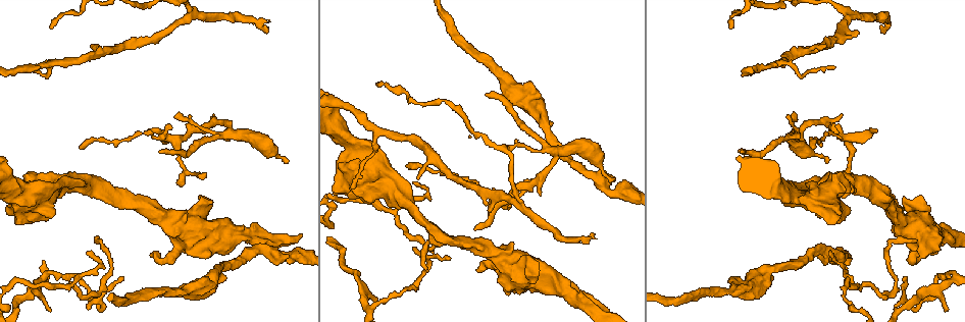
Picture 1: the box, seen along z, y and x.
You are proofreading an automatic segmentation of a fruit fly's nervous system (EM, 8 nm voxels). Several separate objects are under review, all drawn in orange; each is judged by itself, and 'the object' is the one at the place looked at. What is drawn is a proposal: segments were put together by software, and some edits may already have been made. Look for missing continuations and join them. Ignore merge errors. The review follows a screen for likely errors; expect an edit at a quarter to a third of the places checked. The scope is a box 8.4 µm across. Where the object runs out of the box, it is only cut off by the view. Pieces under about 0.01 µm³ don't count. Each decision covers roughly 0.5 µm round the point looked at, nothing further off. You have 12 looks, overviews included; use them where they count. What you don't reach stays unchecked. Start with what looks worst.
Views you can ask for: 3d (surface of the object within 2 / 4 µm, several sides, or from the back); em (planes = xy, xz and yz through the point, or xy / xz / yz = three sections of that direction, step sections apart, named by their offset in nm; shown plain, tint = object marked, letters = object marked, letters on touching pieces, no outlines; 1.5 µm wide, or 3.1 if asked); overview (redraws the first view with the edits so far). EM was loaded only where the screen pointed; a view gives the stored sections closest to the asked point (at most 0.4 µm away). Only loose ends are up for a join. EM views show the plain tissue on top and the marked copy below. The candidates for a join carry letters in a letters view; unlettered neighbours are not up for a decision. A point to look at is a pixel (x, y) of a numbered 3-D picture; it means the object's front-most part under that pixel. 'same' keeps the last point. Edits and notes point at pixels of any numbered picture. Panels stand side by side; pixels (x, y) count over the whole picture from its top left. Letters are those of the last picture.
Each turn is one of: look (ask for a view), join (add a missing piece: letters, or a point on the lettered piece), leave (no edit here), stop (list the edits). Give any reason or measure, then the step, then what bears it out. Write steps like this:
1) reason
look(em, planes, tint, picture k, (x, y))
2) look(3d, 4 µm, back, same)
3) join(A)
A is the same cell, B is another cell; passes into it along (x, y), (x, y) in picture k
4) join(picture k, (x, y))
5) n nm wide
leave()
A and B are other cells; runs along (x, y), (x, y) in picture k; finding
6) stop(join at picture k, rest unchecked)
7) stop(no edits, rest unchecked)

an open end
look(3d, 2 µm, picture 1, (881, 32))

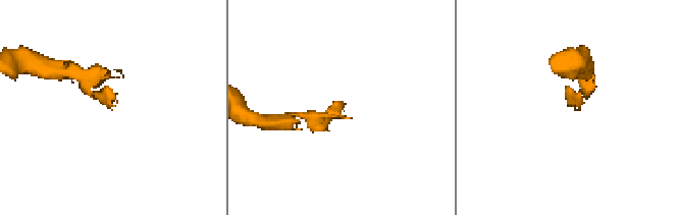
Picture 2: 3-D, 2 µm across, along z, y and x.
now the EM
look(em, xy, step 4, letters, picture 2, (343, 105))

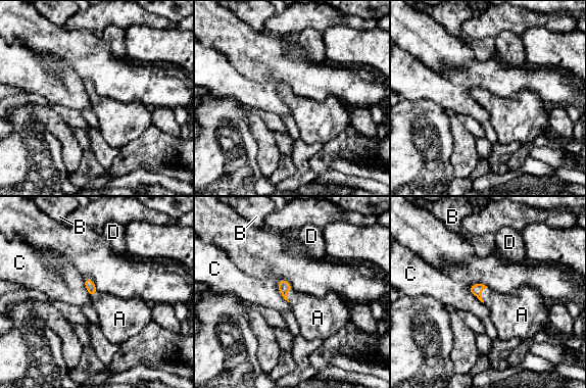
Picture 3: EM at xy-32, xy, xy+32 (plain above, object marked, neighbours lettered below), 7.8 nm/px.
another direction
look(em, planes, letters, same)

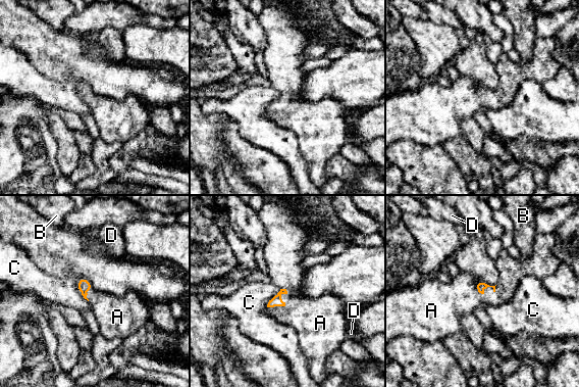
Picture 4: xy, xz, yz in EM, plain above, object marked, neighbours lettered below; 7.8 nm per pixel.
join(A)
A is the same cell, B, C and D are other cells; passes into it along (275, 300), (284, 303), (312, 318) in picture 4; it goes on there

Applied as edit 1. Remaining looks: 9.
an open end
look(em, planes, letters, picture 1, (159, 153))

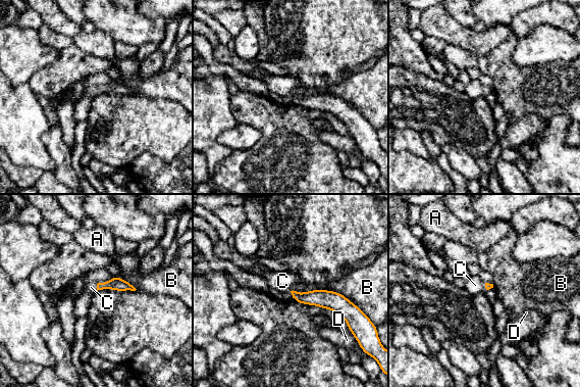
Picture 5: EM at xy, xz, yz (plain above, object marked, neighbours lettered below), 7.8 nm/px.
join(C)
C is the same cell, A, B and D are other cells; passes into it along (116, 283), (97, 284), (91, 287) in picture 5; the cell continues

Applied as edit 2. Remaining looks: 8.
redraw
look(overview)

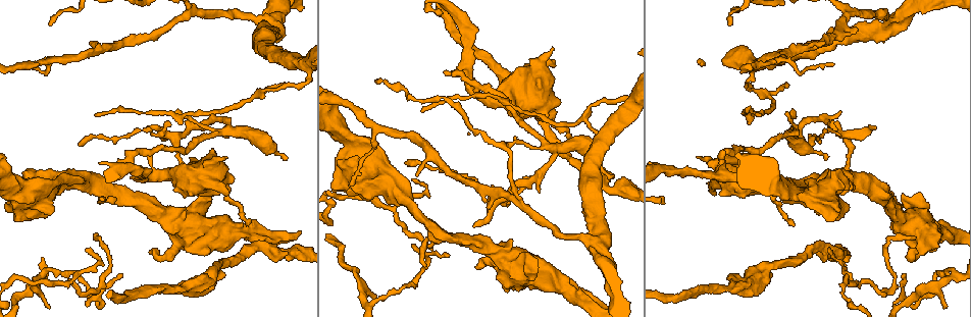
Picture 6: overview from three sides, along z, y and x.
free end
look(em, planes, tint, picture 6, (729, 277))

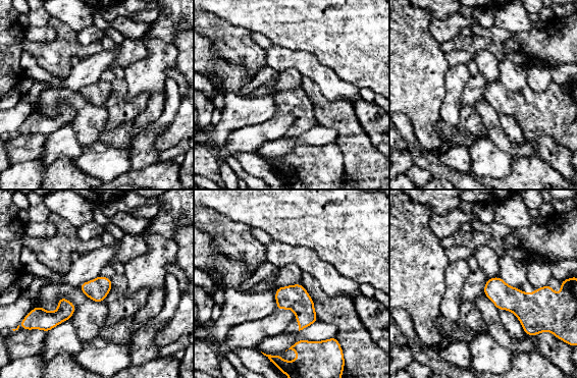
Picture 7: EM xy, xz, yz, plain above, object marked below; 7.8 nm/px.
see the neighbours
look(em, planes, letters, same)

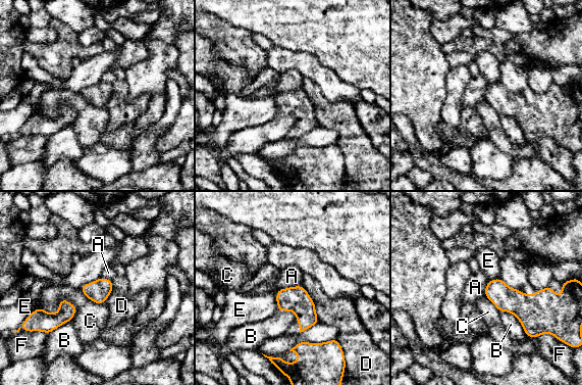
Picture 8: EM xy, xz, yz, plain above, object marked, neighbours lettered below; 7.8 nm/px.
C touches over 340 nm
leave()
A, B, C, D, E and F are other cells; no lettered piece goes on from it

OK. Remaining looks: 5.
thin end
look(3d, 4 µm, picture 6, (857, 30))

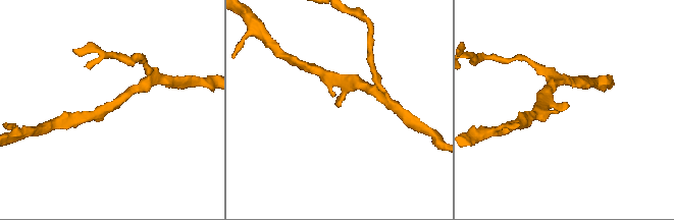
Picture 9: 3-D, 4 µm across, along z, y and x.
arms of 180, 190 nm
look(em, planes, letters, picture 9, (335, 103))

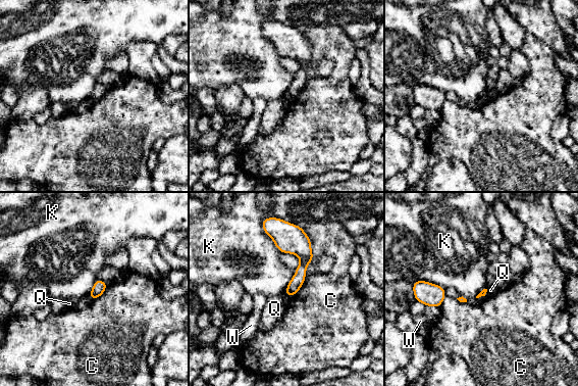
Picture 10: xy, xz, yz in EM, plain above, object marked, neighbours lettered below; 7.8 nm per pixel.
leave()
C, K, Q and W are other cells; border along (412, 282), (425, 280), (444, 289) in picture 10; no lettered piece goes on from it

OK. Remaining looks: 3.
stop(join at picture 4, join at picture 5, rest unchecked)

